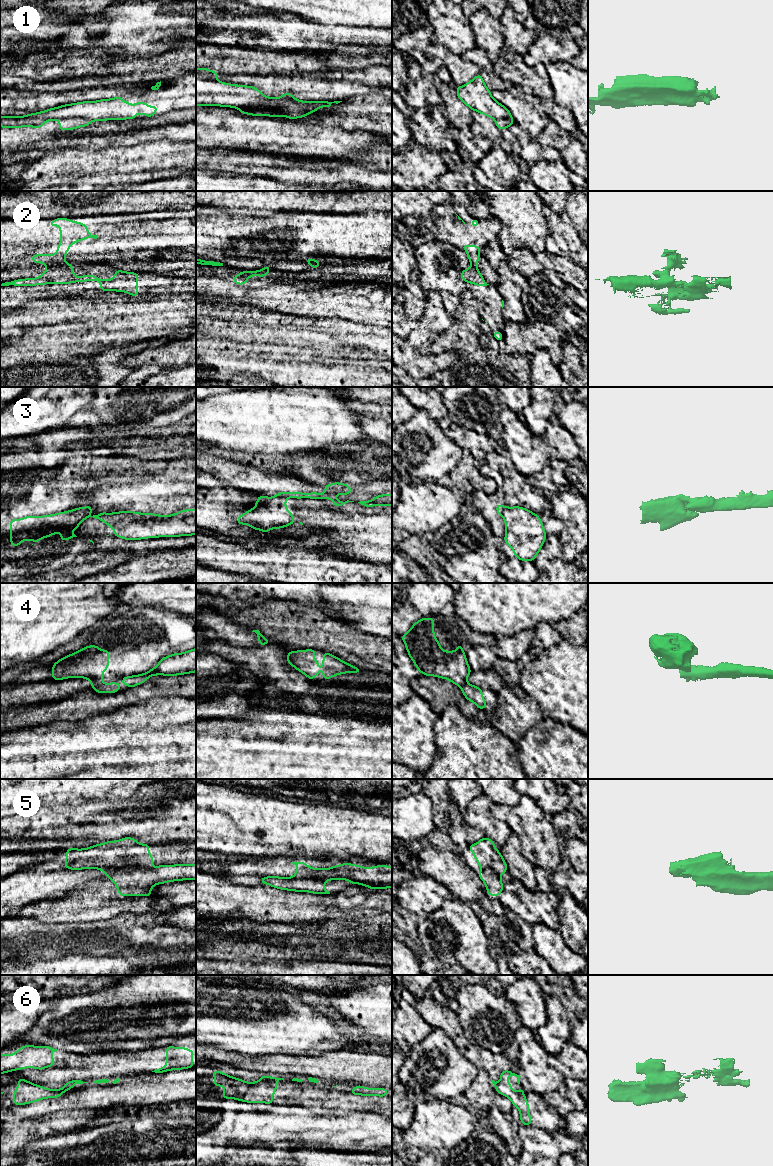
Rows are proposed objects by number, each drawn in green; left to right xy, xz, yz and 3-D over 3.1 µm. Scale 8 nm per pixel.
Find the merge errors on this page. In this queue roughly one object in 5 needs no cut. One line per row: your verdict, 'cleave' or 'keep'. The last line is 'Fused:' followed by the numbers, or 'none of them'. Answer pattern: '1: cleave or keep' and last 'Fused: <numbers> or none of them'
1: cleave
2: cleave
3: cleave
4: cleave
5: cleave
6: cleave
Fused: 1, 2, 3, 4, 5, 6

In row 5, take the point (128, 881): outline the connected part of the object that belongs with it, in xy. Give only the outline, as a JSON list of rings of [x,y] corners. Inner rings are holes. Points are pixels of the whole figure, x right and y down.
[[[195,864],[161,865],[151,868],[133,867],[131,869],[118,869],[108,877],[118,889],[119,896],[152,896],[150,890],[153,886],[172,881],[196,880]]]

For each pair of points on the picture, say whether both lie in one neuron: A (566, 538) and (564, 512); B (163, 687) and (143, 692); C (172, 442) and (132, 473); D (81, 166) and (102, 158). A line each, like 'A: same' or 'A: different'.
A: same
B: same
C: different
D: same

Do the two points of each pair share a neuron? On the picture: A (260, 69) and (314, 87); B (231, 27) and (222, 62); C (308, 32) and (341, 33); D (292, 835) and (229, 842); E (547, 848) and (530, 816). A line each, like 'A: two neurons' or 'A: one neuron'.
A: two neurons
B: two neurons
C: one neuron
D: one neuron
E: one neuron

